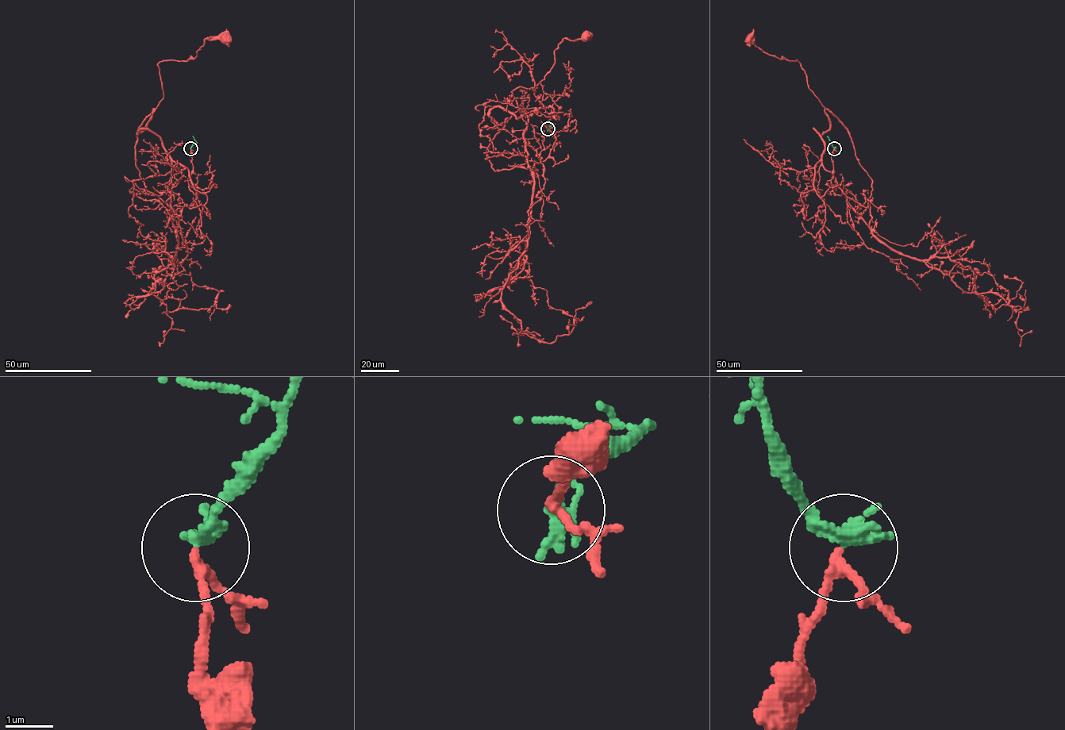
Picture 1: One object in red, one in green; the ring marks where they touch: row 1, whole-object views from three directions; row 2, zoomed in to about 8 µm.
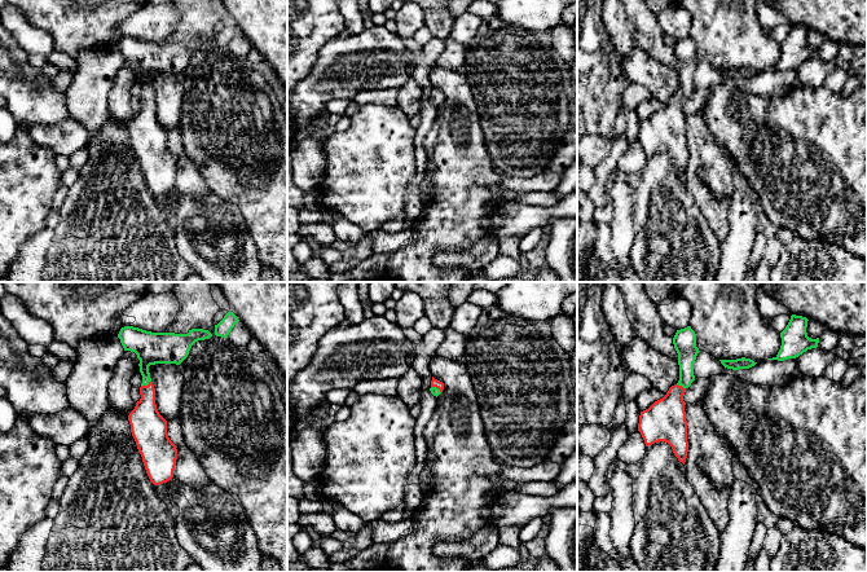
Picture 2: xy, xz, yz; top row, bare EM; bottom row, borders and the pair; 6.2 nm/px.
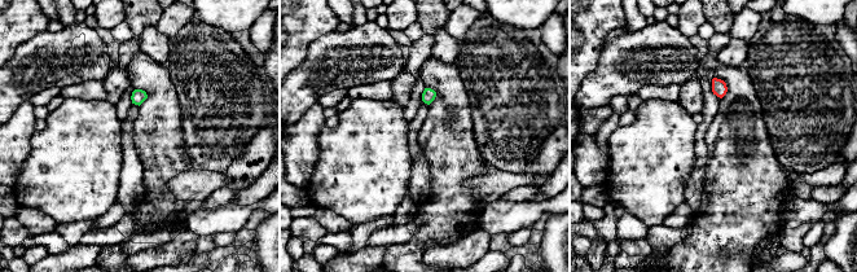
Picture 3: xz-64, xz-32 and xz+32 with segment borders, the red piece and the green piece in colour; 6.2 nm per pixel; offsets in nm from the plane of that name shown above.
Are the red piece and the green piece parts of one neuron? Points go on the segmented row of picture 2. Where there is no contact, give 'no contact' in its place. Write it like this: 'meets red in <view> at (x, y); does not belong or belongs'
meets red in xy at (145, 386); belongs

